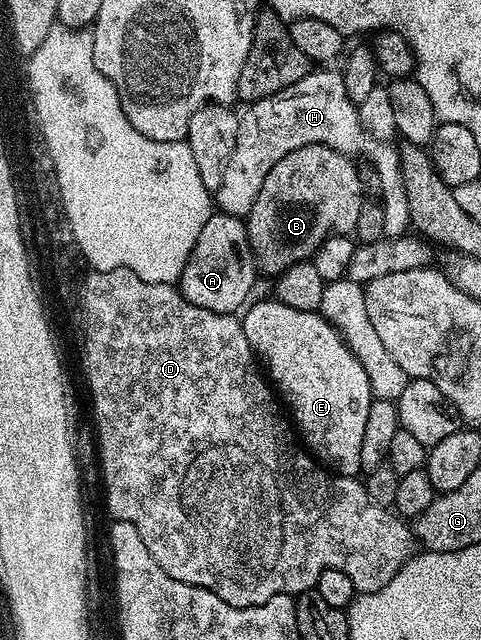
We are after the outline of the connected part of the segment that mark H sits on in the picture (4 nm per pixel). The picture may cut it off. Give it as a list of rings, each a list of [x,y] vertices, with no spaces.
[[[313,68],[303,80],[275,92],[258,102],[248,103],[239,117],[239,136],[235,136],[235,148],[225,165],[223,180],[215,191],[215,206],[220,213],[233,214],[244,219],[251,212],[251,204],[255,204],[255,196],[259,196],[259,188],[263,188],[263,180],[267,180],[267,172],[287,156],[287,152],[295,152],[295,148],[303,148],[307,144],[324,144],[335,148],[335,152],[356,156],[362,163],[373,165],[382,177],[383,192],[380,201],[383,203],[385,217],[385,238],[406,237],[411,226],[411,208],[407,208],[407,188],[403,188],[403,168],[401,167],[401,151],[392,141],[380,142],[375,136],[363,128],[358,105],[348,98],[344,88],[344,76],[341,72],[329,70],[333,68]]]

